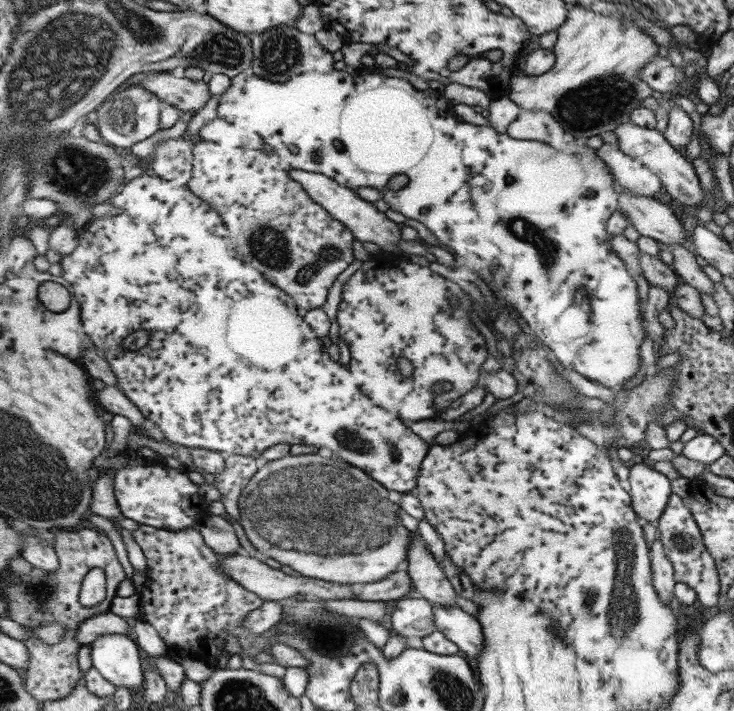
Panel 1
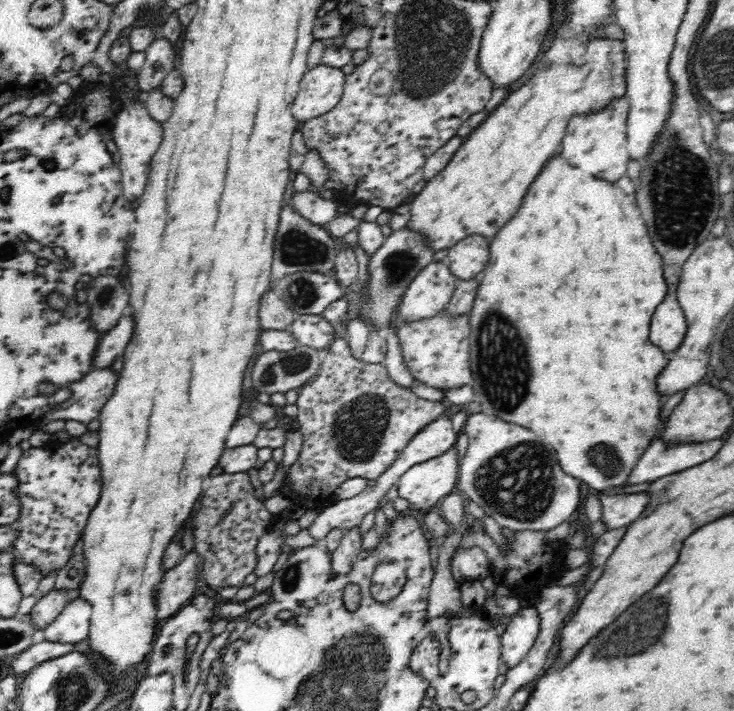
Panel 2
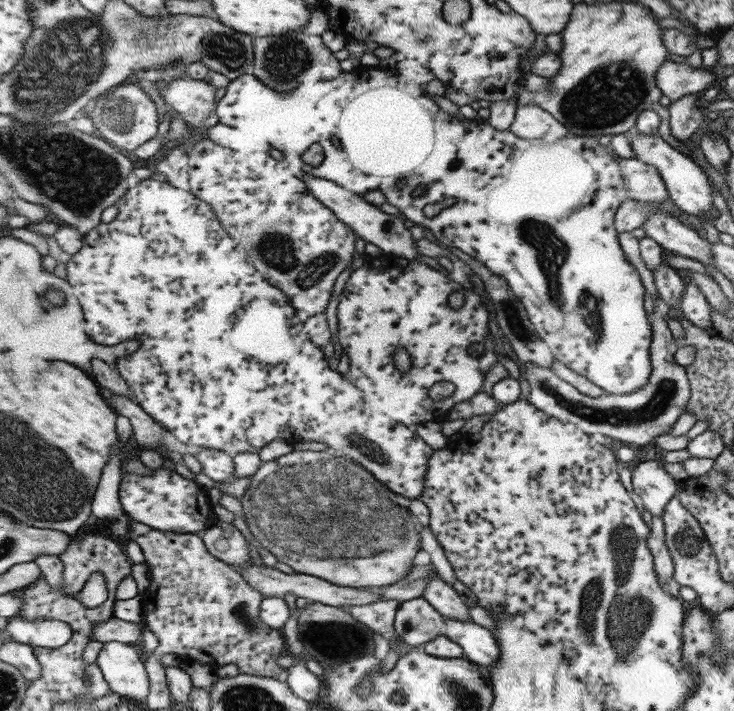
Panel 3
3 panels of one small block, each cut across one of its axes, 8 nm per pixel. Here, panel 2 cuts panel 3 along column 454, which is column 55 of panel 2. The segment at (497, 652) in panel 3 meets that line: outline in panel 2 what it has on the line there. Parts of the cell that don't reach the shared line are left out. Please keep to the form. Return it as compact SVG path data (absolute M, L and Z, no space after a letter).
M76 598L67 604L62 612L43 628L43 636L54 642L76 643L88 637L92 620L92 603L84 598Z

